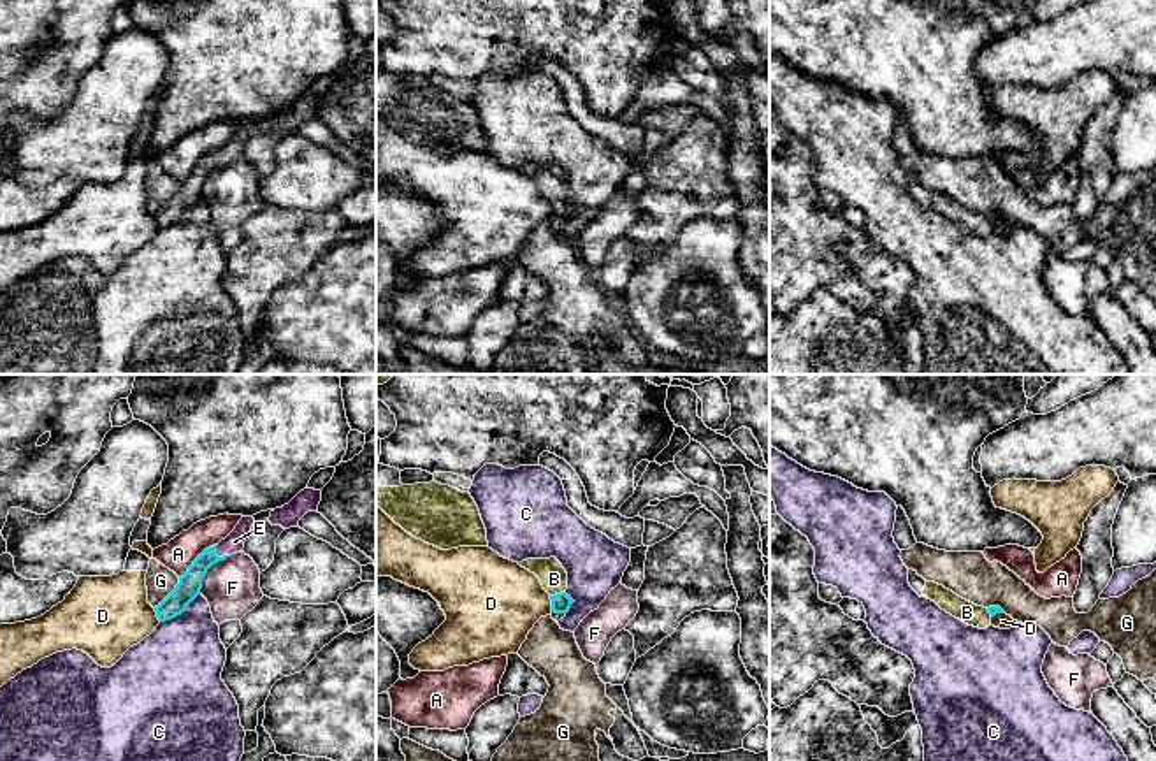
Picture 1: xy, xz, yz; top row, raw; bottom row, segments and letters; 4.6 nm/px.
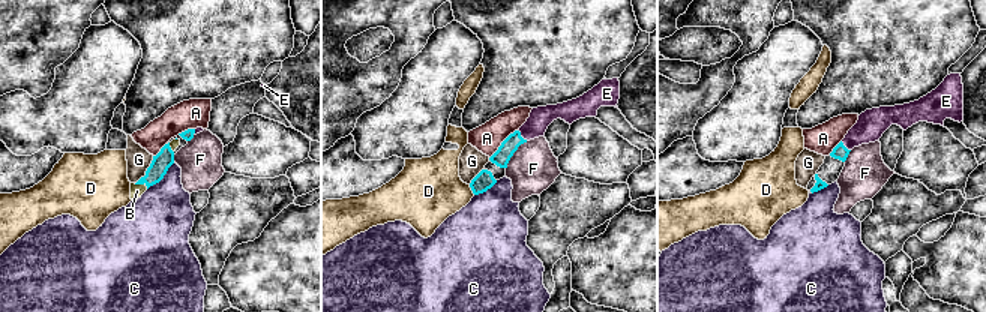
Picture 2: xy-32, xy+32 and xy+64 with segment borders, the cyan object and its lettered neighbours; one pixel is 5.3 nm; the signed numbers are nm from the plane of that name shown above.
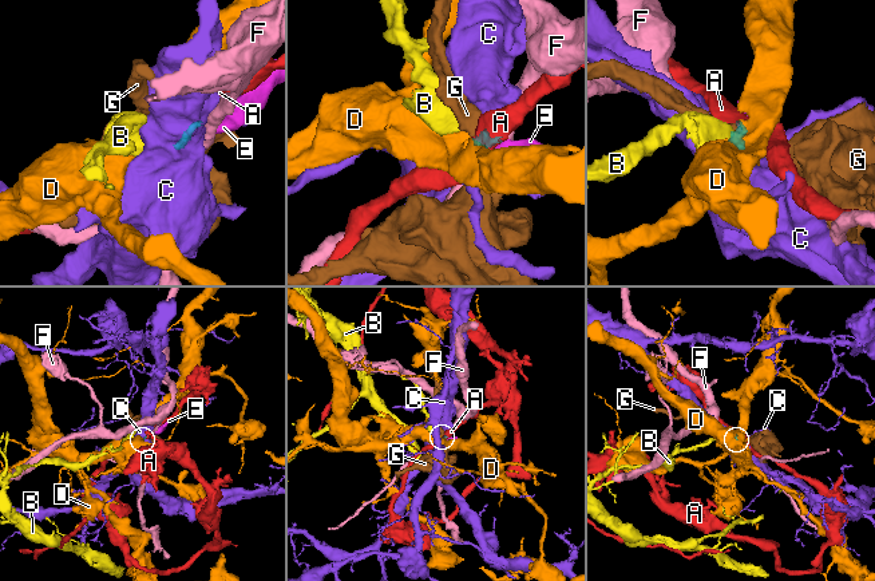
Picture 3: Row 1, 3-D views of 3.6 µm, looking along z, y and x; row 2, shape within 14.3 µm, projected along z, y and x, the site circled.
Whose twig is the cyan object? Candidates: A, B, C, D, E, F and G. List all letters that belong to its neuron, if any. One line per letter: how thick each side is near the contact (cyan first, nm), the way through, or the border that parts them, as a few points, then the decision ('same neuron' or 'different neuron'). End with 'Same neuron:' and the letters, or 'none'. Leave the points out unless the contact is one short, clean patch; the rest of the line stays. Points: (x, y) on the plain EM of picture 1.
A: 110/150 nm | along xy (216, 150), (209, 152), (180, 183) | different neuron
B: 90/130 nm | across xz (561, 210), (557, 201), (554, 185) | same neuron
C: 110/400 nm | along xy (199, 199), (180, 220), (160, 229) | different neuron
D: 90/400 nm | along xz (549, 202), (552, 217) | different neuron
E: 110/90 nm | across xy (190, 190), (213, 162), (223, 162), (234, 148) | same neuron
F: 110/260 nm | along xy (231, 162), (216, 167), (208, 176), (199, 199) | different neuron
G: 110/140 nm | along xy (180, 183), (180, 188), (153, 213) | different neuron
Same neuron: B, E

